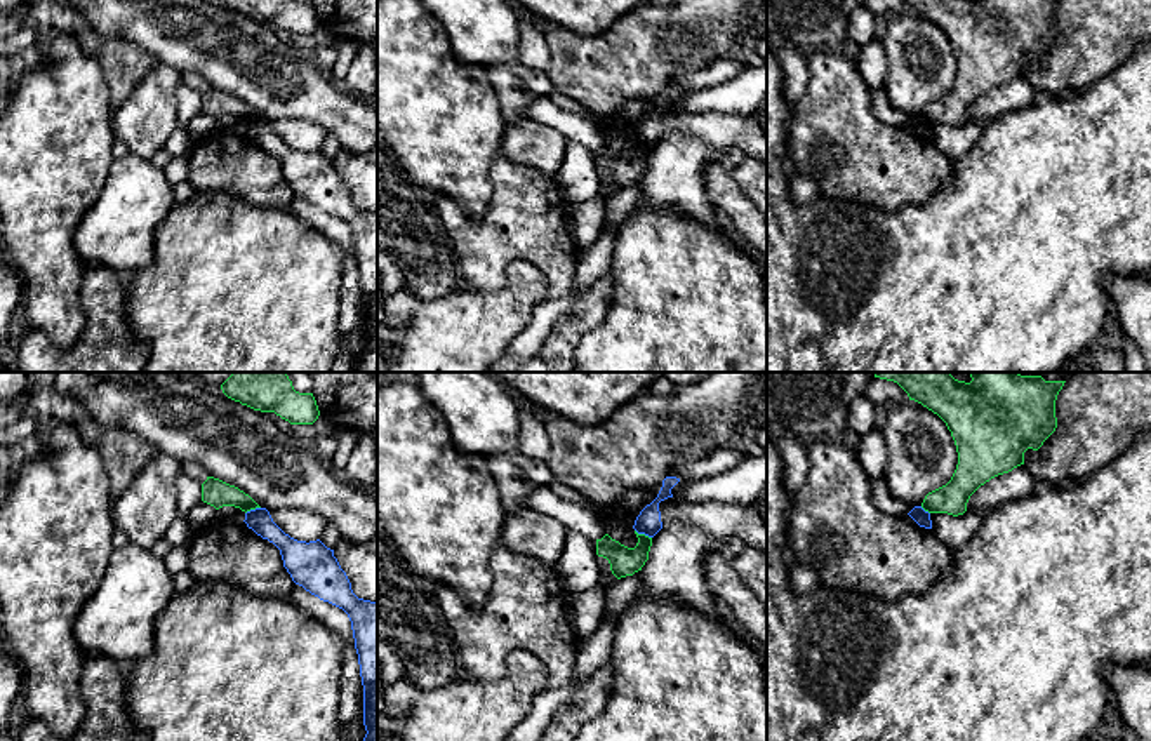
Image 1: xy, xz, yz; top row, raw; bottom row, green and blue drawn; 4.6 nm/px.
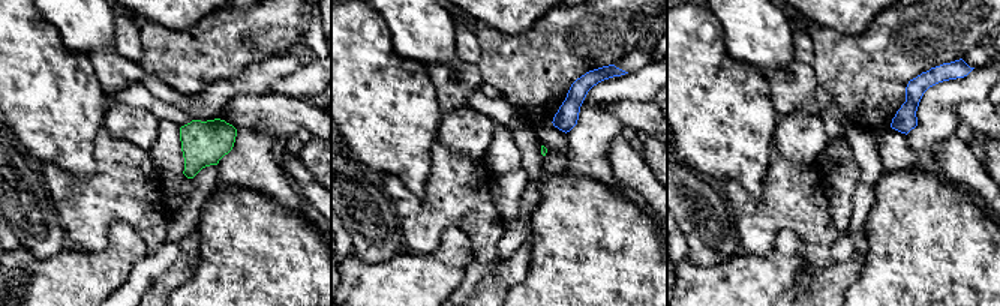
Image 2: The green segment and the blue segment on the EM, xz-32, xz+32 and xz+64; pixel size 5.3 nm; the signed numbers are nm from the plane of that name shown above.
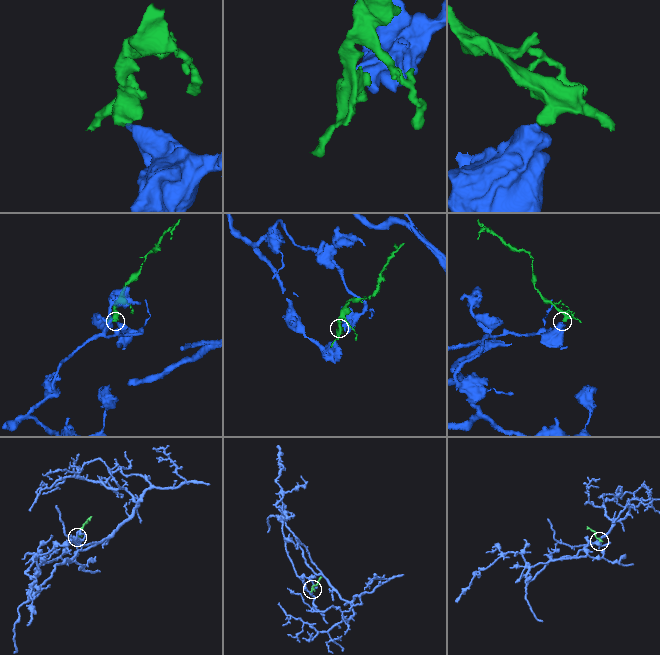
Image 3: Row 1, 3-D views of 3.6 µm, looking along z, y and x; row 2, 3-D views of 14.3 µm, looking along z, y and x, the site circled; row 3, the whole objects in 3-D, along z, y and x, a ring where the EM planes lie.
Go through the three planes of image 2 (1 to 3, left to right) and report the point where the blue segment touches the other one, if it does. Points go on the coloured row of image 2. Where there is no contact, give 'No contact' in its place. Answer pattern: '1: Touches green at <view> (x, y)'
1: No contact
2: No contact
3: No contact

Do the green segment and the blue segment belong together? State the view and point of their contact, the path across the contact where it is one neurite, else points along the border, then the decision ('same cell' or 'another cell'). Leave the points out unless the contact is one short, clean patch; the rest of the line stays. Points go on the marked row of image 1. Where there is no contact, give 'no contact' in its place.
meets green in xz at (644, 534); border along xz (635, 529), (651, 538); another cell

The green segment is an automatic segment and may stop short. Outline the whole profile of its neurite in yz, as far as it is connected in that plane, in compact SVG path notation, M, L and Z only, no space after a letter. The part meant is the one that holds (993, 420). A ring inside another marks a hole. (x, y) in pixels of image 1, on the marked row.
M875 372L897 383L909 397L937 414L951 431L958 464L951 480L928 492L921 508L953 517L967 511L970 496L991 478L1024 464L1028 449L1038 451L1055 431L1055 400L1066 381L1045 381L1019 372L968 372L972 381L958 381L949 372Z

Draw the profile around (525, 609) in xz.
M502 543L494 550L494 584L482 607L471 607L449 584L436 584L435 600L456 644L464 677L494 682L504 677L511 651L530 651L548 670L548 689L560 689L574 677L577 638L567 621L569 591L539 560L513 553Z

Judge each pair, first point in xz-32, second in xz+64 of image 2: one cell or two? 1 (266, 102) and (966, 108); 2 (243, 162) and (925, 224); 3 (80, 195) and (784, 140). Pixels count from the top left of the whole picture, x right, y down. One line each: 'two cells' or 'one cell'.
1: one cell
2: two cells
3: two cells

